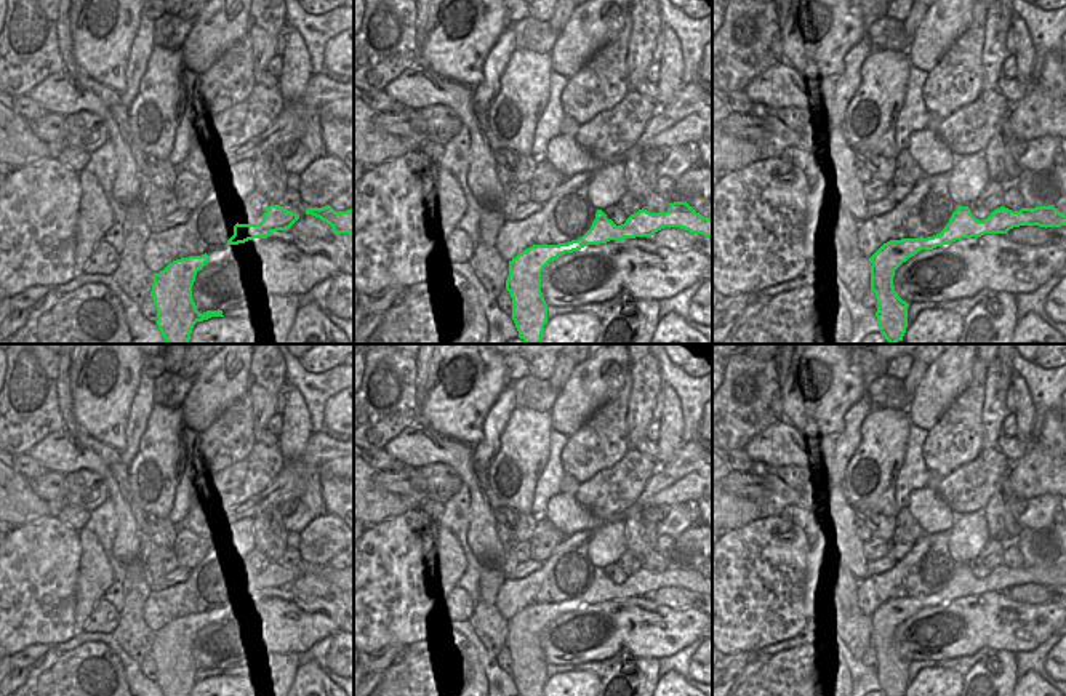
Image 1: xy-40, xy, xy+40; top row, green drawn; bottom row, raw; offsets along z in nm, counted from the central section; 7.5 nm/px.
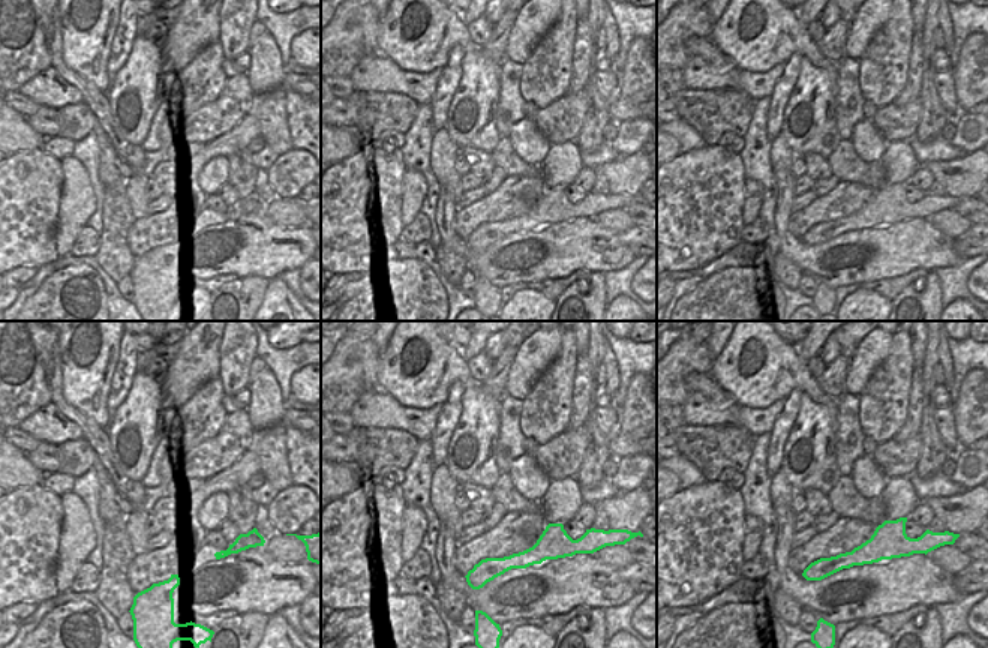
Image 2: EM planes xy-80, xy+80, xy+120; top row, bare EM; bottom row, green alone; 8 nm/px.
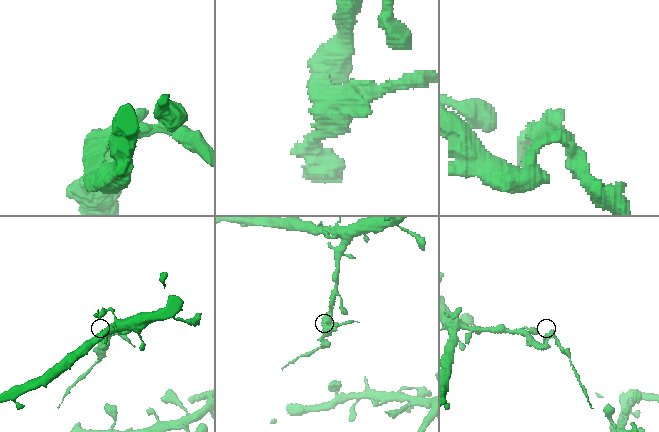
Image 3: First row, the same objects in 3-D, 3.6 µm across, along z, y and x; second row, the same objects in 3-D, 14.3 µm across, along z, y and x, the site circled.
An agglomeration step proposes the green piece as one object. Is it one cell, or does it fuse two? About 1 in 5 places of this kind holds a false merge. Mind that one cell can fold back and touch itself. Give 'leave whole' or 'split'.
split

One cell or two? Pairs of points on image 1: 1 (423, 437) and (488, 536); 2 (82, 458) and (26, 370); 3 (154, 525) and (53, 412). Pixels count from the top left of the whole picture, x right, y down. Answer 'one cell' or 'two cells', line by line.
1: one cell
2: two cells
3: one cell

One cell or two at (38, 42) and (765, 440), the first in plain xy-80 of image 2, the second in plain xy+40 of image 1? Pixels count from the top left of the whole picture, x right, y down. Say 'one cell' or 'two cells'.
two cells

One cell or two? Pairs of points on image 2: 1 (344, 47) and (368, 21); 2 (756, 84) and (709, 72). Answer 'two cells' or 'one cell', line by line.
1: one cell
2: one cell

